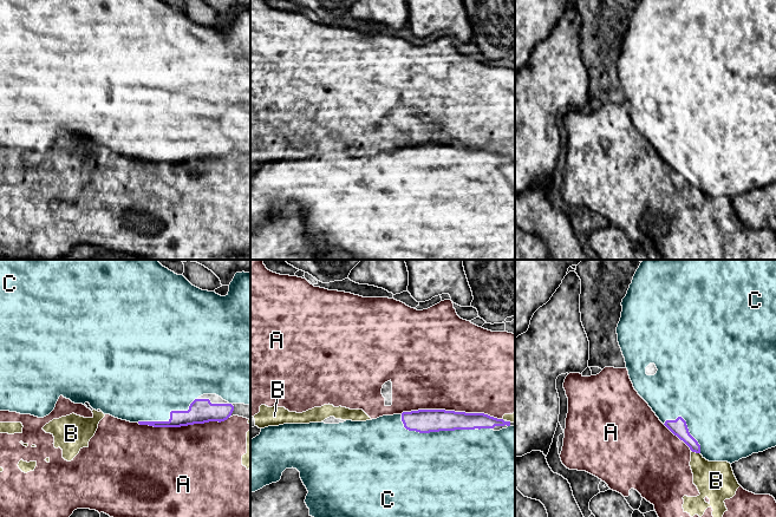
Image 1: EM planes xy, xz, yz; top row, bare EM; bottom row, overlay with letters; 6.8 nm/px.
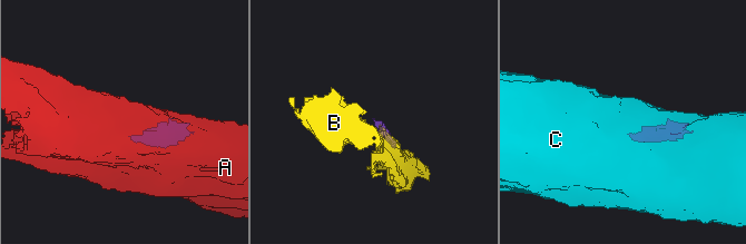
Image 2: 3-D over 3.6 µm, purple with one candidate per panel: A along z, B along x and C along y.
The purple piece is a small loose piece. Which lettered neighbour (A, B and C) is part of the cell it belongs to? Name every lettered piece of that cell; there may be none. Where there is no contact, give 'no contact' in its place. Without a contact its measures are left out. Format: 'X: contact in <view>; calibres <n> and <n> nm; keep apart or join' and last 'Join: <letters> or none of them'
A: contact in xz; calibres 160 and 500 nm; keep apart
B: contact in yz; calibres 110 and 260 nm; keep apart
C: contact in xz; calibres 160 and 500 nm; join
Join: C

